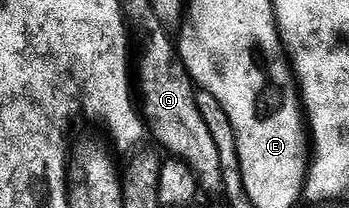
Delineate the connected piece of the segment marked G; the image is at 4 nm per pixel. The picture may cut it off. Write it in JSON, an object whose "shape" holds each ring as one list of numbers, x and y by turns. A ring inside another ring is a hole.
{"shape":[[156,27,148,37,148,46,144,49,144,58,138,69,138,91,144,95,142,115,147,128,156,136,156,141,164,149,169,149,173,158,179,159,192,170,199,188,219,190,223,186,222,159,218,159,218,147,210,135,210,127,202,119,202,111,198,111,196,94,198,86,192,80,191,73,184,66,177,46]]}

